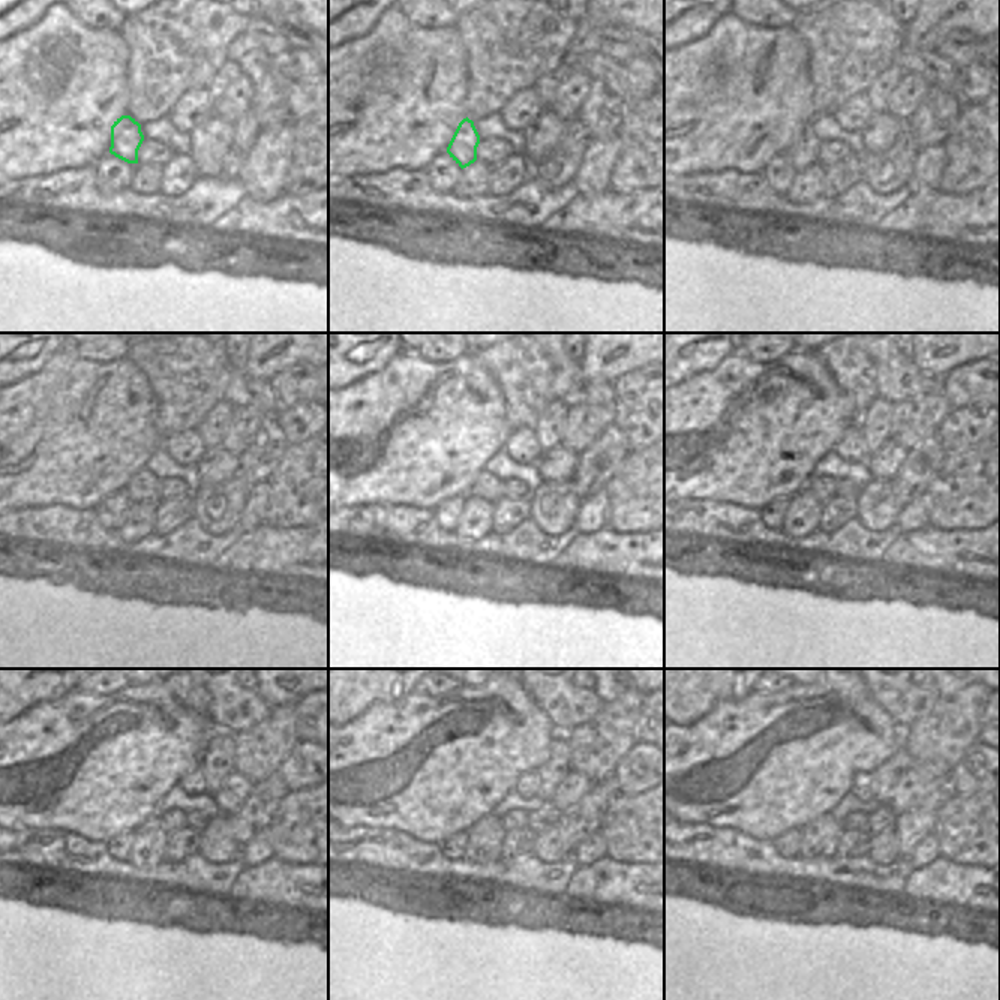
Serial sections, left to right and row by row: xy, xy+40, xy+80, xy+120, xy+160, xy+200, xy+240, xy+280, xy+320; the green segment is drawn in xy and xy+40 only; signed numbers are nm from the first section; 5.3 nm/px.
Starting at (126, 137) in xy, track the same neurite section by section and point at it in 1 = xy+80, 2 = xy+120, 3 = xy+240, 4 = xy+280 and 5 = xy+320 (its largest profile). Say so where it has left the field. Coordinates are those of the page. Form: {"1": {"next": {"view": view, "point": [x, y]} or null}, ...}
{"1": {"next": {"view": "xy+80", "point": [804, 153]}}, "2": {"next": {"view": "xy+120", "point": [143, 486]}}, "3": {"next": {"view": "xy+240", "point": [173, 820]}}, "4": {"next": {"view": "xy+280", "point": [511, 820]}}, "5": {"next": {"view": "xy+320", "point": [856, 820]}}}

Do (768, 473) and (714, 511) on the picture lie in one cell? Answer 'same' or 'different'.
different

